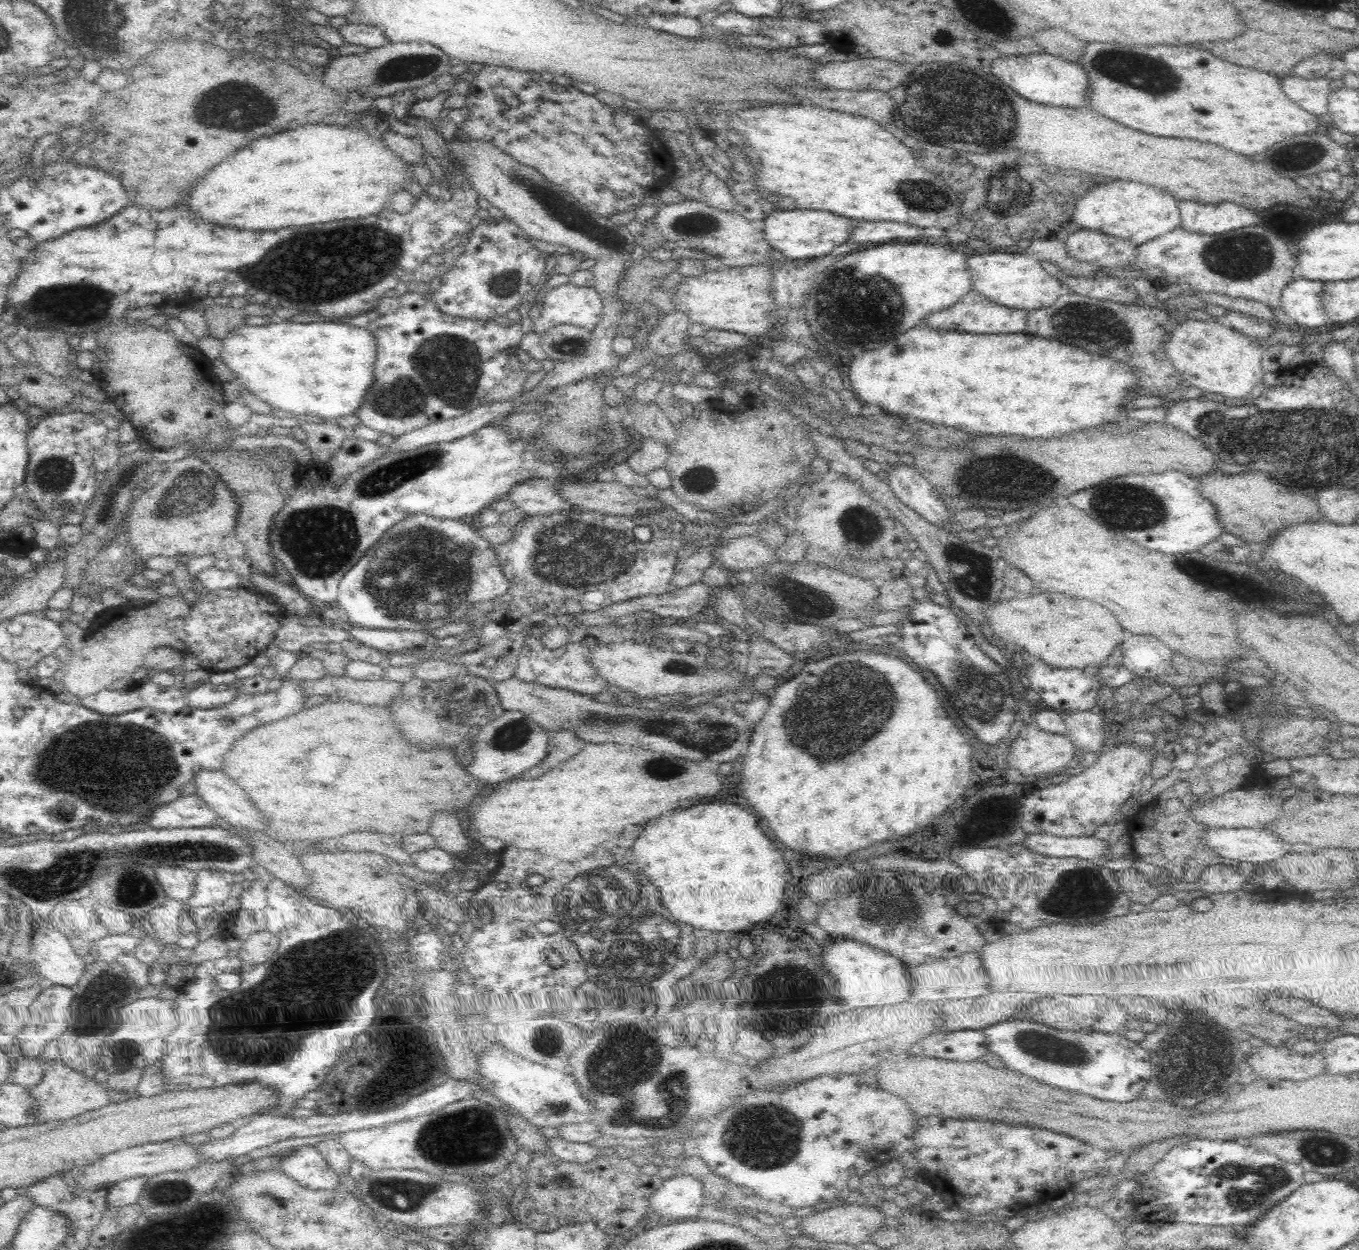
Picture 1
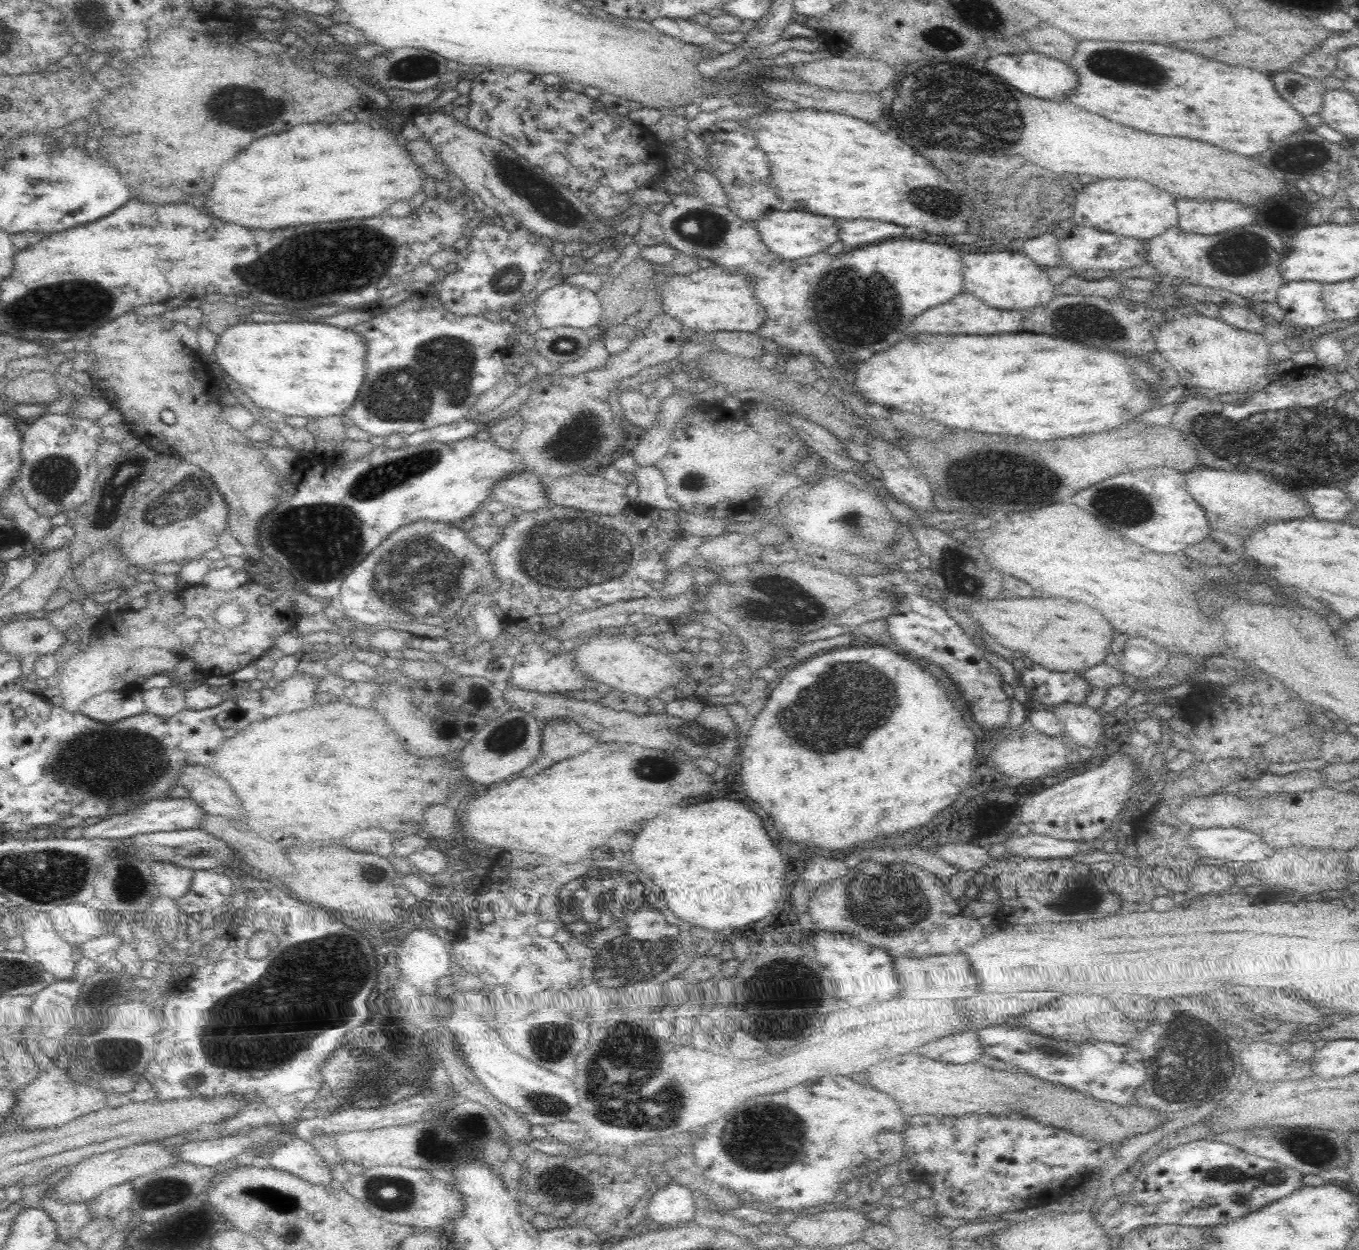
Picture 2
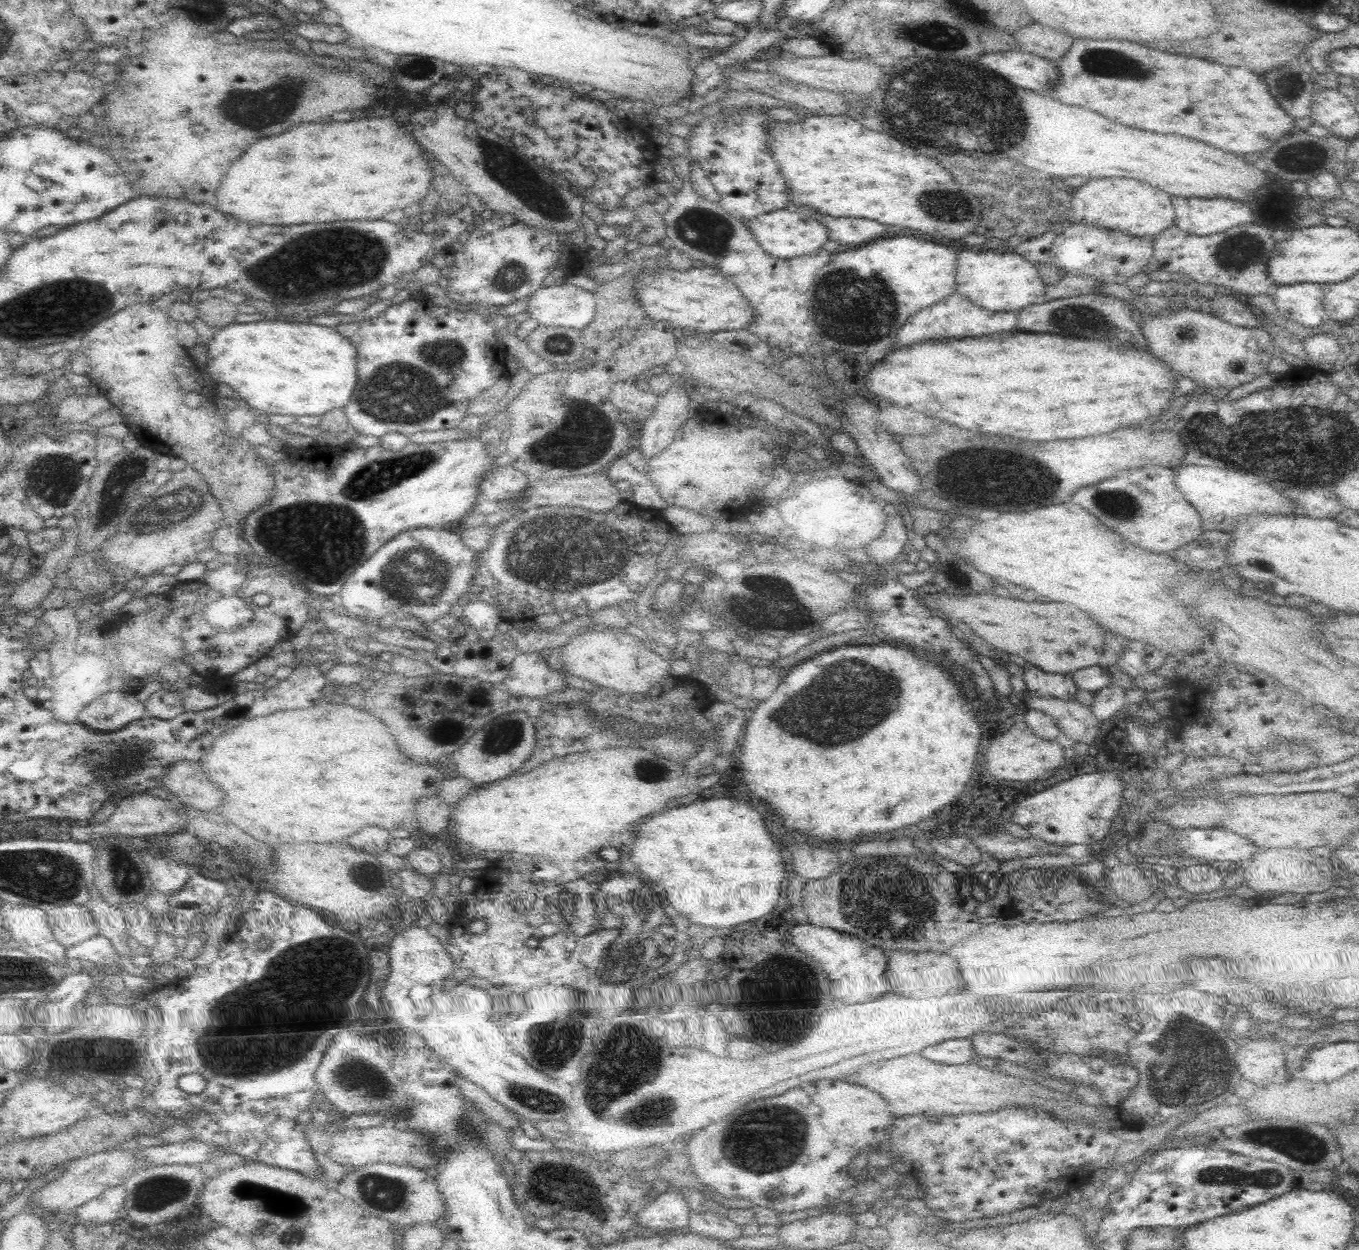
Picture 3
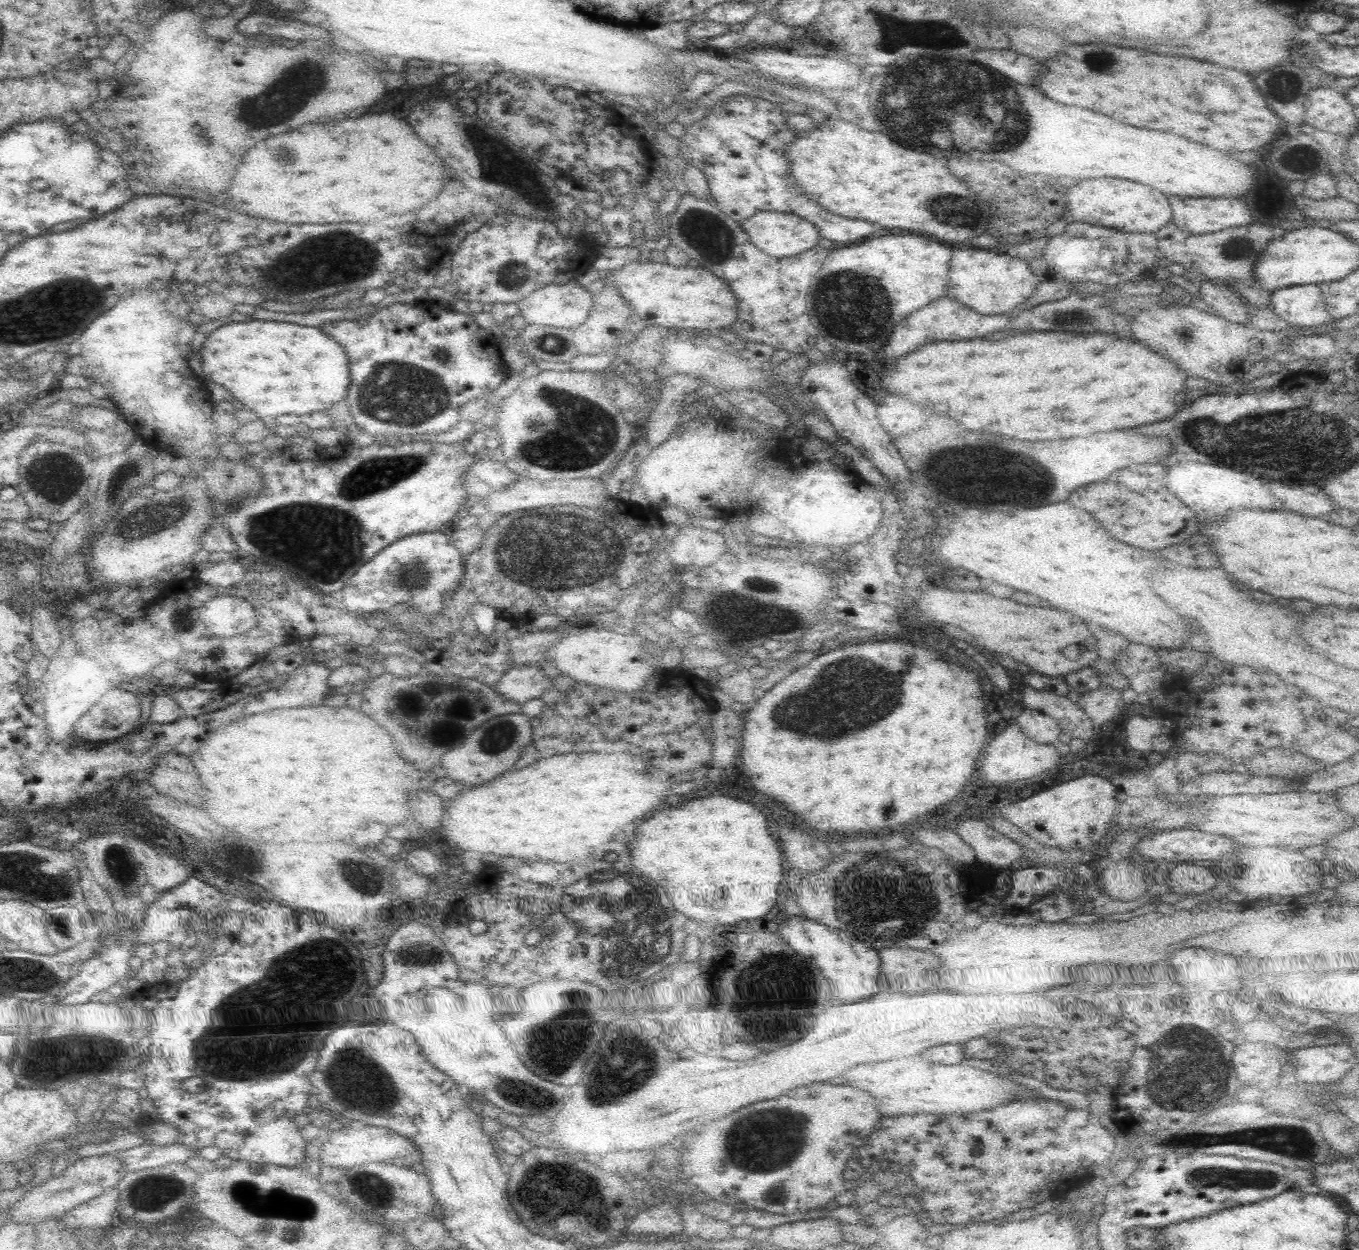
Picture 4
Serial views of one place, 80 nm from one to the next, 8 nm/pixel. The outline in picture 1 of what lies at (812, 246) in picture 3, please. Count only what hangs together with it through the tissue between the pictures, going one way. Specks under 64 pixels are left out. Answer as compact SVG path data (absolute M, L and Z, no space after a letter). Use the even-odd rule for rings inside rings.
M774 210L763 221L764 228L761 231L764 232L766 242L790 262L829 255L836 246L848 240L848 234L852 230L848 218L820 210Z

